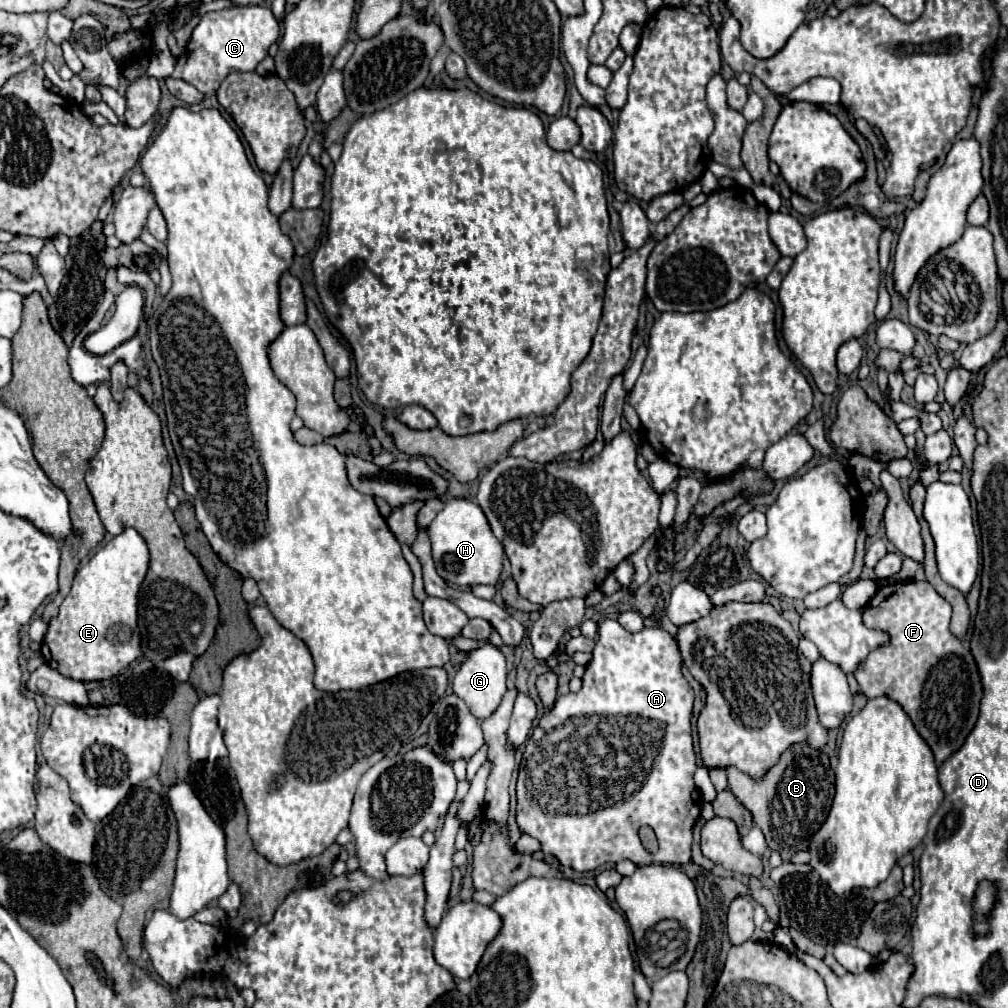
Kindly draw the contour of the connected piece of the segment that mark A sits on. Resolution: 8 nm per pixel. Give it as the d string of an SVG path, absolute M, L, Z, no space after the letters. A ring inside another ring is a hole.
M601 620L599 622L599 640L593 650L591 662L585 666L583 686L579 692L559 696L551 712L547 712L537 728L533 730L531 738L527 740L527 748L523 752L523 760L519 766L519 780L517 780L517 824L523 832L537 838L541 842L541 850L545 854L555 856L563 866L573 868L577 872L587 872L603 866L605 862L621 862L631 860L637 866L643 864L687 864L691 860L691 842L693 842L693 826L701 814L701 792L693 782L693 774L697 770L697 760L693 752L693 738L691 738L691 714L693 714L693 688L689 686L687 678L683 676L683 660L679 654L677 640L661 630L661 628L643 628L641 632L625 630L617 620ZM651 826L659 840L657 854L647 852L639 840L639 828Z

